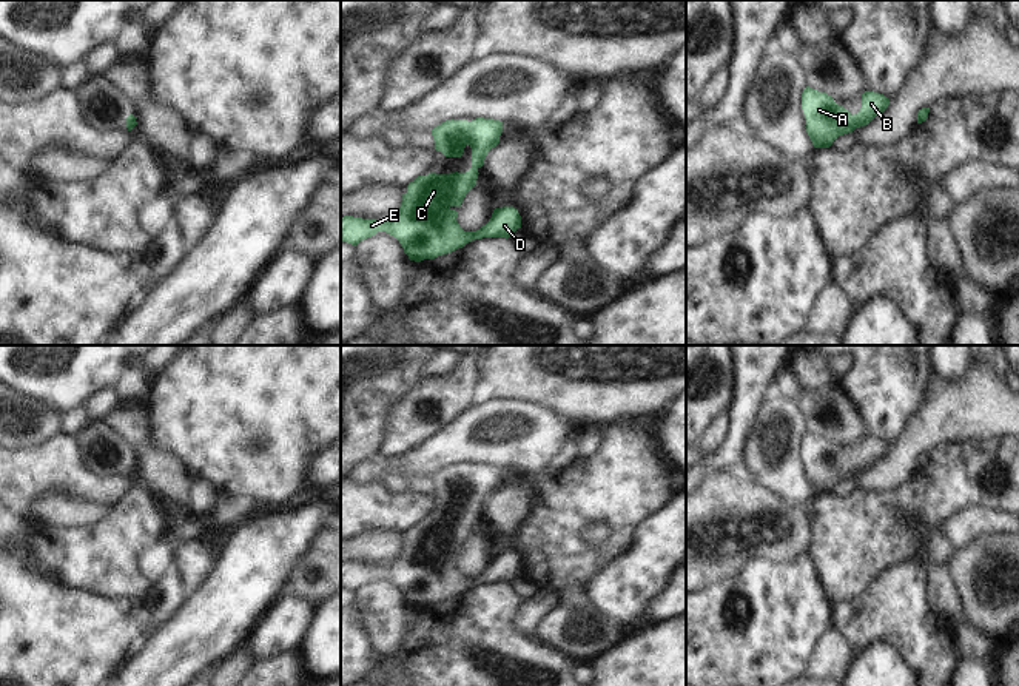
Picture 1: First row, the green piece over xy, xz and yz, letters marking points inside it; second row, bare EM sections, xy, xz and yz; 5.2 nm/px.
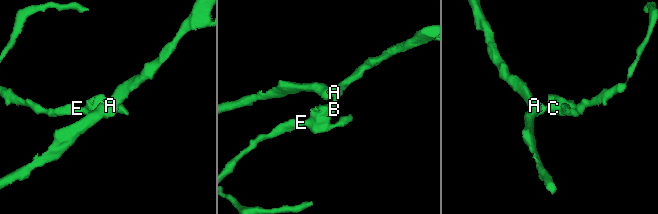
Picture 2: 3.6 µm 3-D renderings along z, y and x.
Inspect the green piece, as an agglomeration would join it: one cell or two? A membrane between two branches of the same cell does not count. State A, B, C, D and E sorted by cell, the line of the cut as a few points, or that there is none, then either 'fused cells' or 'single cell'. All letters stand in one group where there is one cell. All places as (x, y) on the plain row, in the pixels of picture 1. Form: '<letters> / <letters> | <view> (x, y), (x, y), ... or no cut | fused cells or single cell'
A B C D E | no cut | single cell

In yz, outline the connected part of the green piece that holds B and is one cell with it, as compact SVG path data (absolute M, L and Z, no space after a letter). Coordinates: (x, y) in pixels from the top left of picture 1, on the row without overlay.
M806 432L802 438L802 455L806 464L806 478L814 493L829 493L832 487L856 473L868 470L876 461L883 458L890 444L874 436L862 439L862 453L851 459L837 450L831 441Z

